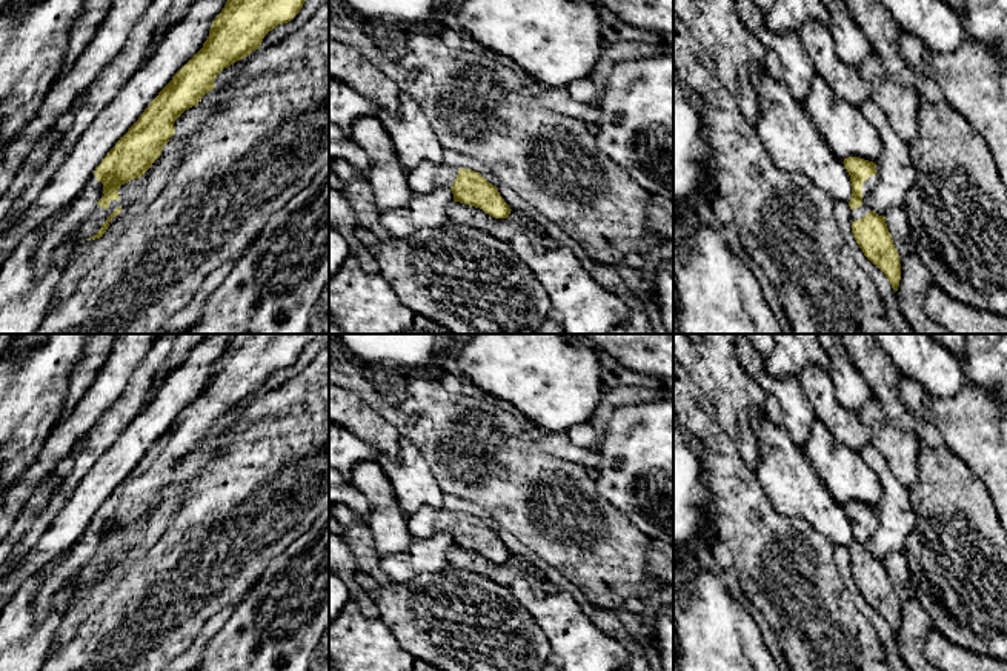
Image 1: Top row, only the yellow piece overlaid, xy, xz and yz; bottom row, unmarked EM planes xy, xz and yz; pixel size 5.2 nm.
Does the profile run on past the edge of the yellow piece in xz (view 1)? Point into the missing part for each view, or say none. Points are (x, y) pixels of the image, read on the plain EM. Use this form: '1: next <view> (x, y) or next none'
1: next xz (428, 520)

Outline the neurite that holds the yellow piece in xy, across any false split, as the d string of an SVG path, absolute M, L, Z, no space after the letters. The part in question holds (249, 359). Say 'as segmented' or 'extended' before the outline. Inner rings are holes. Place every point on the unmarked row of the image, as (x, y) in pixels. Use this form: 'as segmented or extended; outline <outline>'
extended; outline M232 334L231 340L221 354L221 357L212 366L209 382L203 388L203 392L172 422L172 425L158 437L158 440L148 449L138 465L129 472L129 476L115 488L101 508L95 512L94 520L85 529L81 537L66 552L66 557L48 573L43 579L37 597L34 602L37 622L40 622L51 609L52 600L57 597L63 586L71 583L77 589L85 585L95 585L103 582L109 566L121 557L118 532L134 523L140 523L152 508L161 500L163 491L175 479L174 466L189 452L197 451L204 439L215 432L215 422L232 408L248 402L252 396L261 391L264 380L275 371L291 366L303 352L304 346L317 334Z

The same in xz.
extended; outline M423 506L409 514L407 528L414 539L447 531L454 546L480 552L495 563L507 563L512 556L498 534L472 514Z

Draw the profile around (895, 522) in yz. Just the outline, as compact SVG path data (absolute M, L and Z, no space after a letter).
M870 442L859 454L876 474L882 489L876 529L869 542L870 552L878 560L886 560L890 552L906 554L906 543L915 526L910 489L893 476L886 459Z

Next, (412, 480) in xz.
M401 437L398 456L381 456L378 463L391 480L403 512L410 514L423 506L443 509L444 494L427 462L410 440Z

